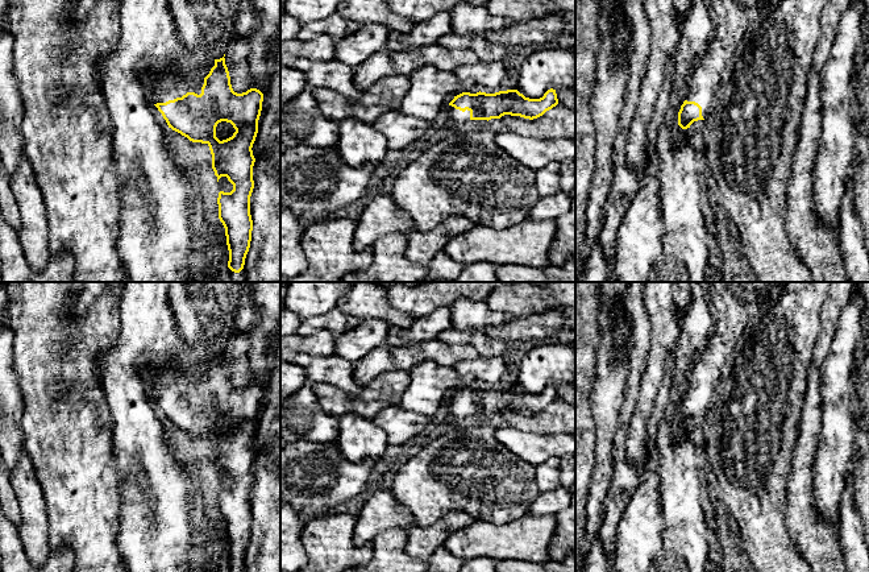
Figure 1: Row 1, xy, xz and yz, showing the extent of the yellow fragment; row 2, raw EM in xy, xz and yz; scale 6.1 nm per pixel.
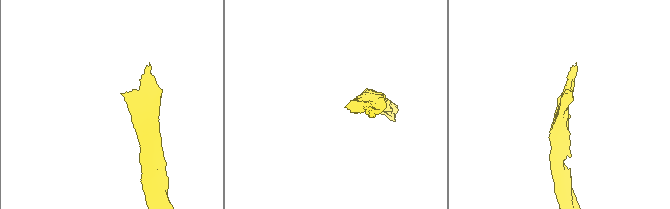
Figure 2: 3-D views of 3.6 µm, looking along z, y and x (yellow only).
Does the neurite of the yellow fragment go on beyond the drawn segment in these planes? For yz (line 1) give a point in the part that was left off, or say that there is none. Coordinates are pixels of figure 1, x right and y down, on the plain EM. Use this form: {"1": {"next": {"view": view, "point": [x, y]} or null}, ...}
{"1": {"next": {"view": "yz", "point": [735, 306]}}}

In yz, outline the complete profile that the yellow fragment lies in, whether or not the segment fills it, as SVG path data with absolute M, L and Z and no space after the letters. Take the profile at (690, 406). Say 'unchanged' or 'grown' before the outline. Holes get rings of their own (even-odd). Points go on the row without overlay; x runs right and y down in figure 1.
grown | M708 282L707 297L715 331L700 358L695 362L686 395L678 407L678 420L690 423L694 416L704 415L724 370L731 369L731 361L748 337L750 326L766 316L770 306L778 300L783 282Z

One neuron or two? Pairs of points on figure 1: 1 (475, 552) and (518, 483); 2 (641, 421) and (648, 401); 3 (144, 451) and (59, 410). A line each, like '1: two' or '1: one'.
1: two
2: one
3: two

